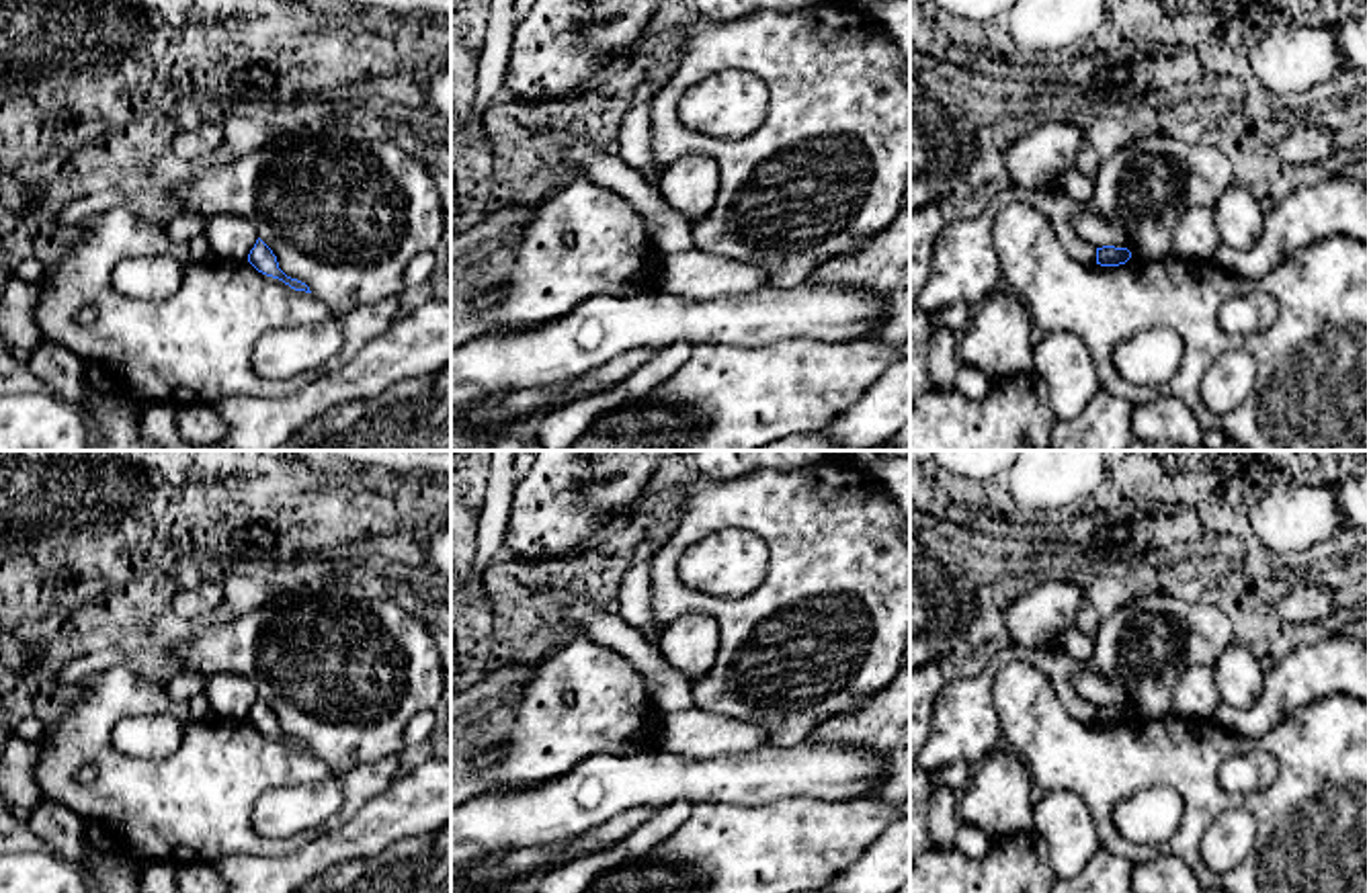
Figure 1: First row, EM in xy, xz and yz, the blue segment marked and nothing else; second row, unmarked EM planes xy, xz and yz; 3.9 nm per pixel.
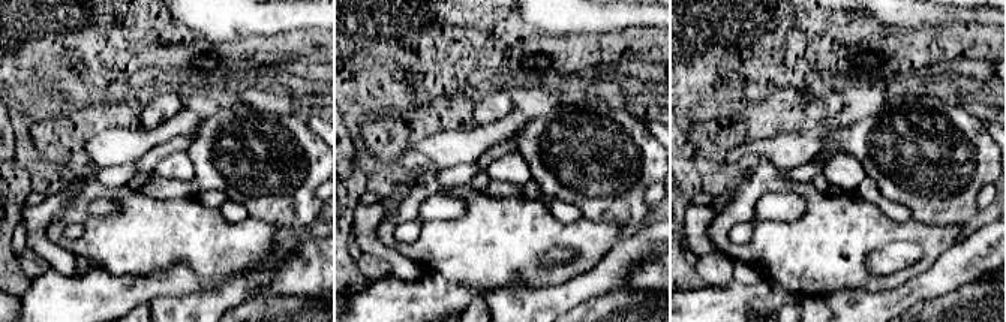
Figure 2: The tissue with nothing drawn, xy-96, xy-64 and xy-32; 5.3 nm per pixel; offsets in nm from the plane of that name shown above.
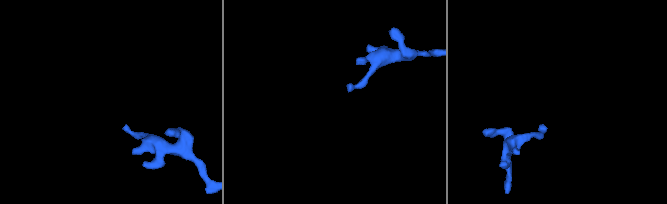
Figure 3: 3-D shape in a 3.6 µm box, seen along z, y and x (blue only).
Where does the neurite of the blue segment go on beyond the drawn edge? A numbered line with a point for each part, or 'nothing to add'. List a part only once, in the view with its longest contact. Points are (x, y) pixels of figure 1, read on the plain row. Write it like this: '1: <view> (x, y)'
nothing to add

